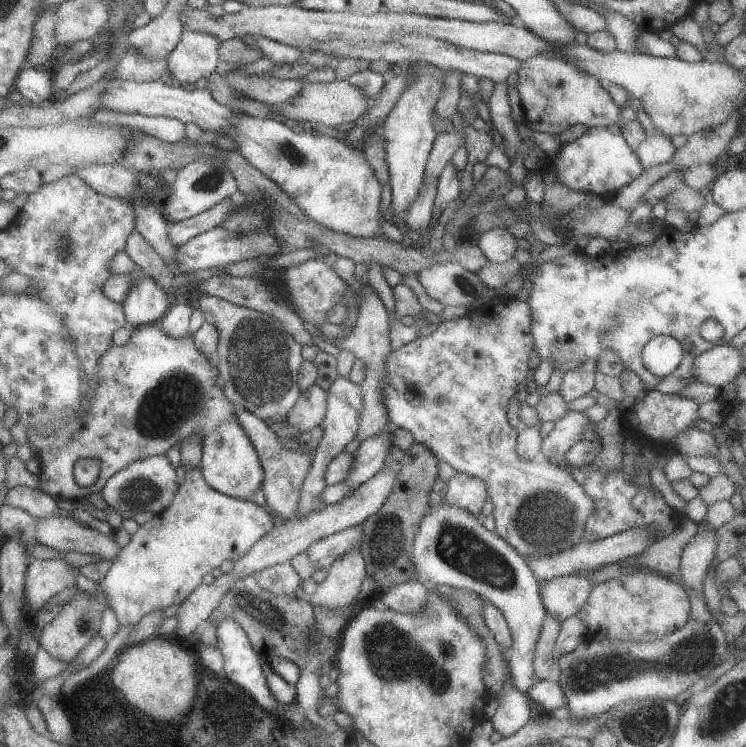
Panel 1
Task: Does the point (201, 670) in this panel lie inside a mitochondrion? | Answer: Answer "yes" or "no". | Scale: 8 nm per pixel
no

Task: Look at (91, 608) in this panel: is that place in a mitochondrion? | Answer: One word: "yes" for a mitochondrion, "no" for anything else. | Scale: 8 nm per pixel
yes

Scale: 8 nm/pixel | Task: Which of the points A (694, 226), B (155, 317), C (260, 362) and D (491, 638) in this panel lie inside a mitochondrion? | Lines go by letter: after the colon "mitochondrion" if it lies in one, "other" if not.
A: other
B: other
C: mitochondrion
D: other

